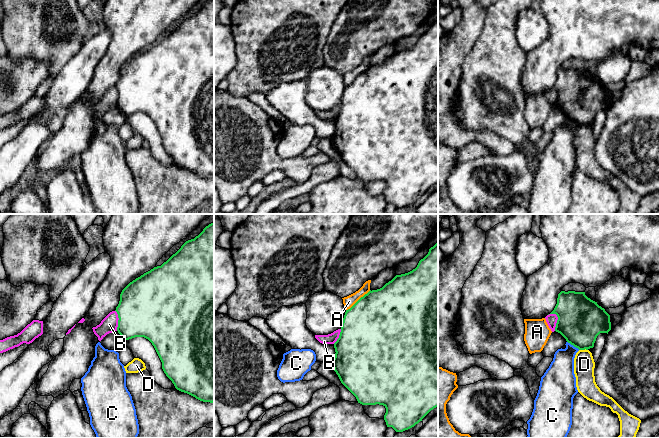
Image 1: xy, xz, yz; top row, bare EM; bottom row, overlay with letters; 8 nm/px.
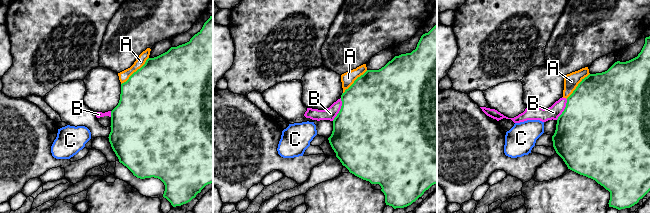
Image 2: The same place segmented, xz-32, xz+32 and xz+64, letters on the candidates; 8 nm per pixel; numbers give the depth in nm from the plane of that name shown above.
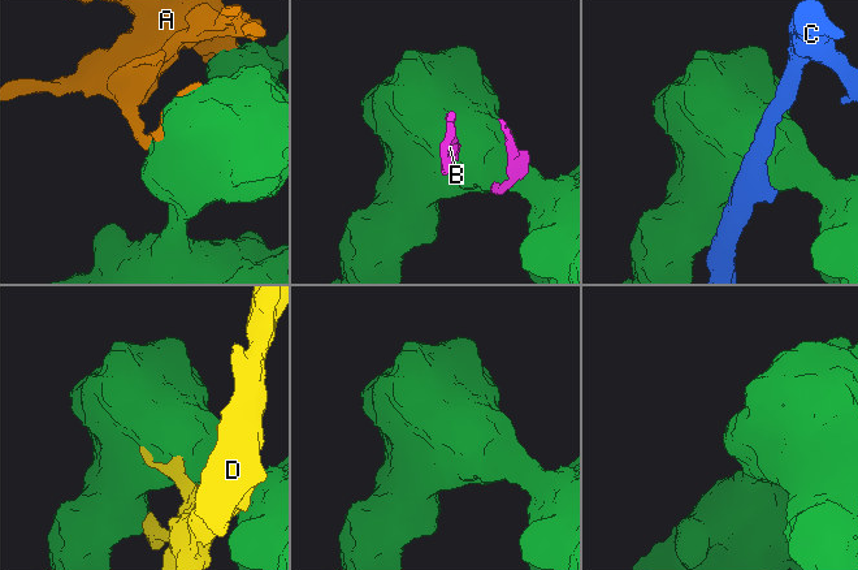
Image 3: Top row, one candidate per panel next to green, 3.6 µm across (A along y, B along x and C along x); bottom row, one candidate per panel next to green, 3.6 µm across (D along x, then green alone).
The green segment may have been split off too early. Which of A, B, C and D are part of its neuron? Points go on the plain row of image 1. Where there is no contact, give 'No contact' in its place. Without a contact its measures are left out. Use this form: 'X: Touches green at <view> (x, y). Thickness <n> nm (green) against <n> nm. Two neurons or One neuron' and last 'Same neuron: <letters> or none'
A: Touches green at xz (359, 75). Thickness 500 nm (green) against 90 nm. Two neurons
B: Touches green at yz (557, 96). Thickness 360 nm (green) against 90 nm. Two neurons
C: Touches green at yz (573, 121). Thickness 360 nm (green) against 220 nm. Two neurons
D: Touches green at yz (583, 125). Thickness 360 nm (green) against 170 nm. Two neurons
Same neuron: none

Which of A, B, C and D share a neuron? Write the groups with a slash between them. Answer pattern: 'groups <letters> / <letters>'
groups A / B / C / D

